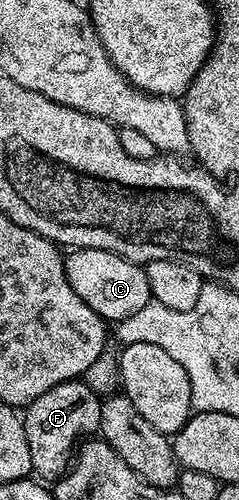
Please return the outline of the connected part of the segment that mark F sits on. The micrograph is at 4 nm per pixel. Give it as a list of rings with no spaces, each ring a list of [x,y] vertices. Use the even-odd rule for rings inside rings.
[[[72,379],[69,383],[54,385],[54,389],[42,393],[42,397],[23,408],[22,418],[32,470],[41,480],[59,479],[68,470],[81,440],[99,432],[101,402],[101,396],[87,382]]]

